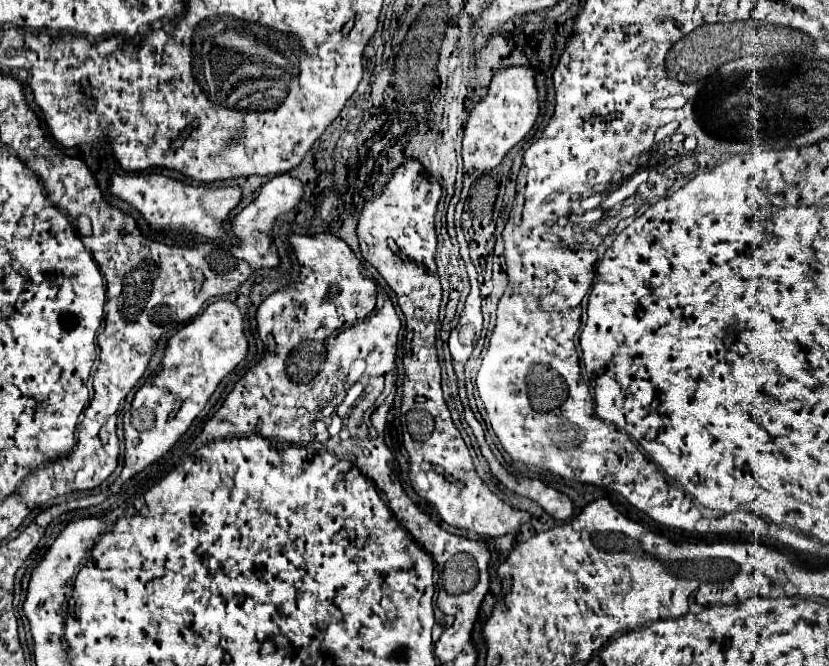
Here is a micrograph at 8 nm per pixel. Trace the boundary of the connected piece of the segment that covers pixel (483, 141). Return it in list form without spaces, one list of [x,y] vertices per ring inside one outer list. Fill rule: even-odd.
[[[506,66],[492,76],[486,98],[470,112],[464,130],[462,156],[468,172],[486,172],[496,168],[506,156],[506,152],[510,152],[520,140],[528,136],[540,114],[534,74],[536,70],[532,66]]]

